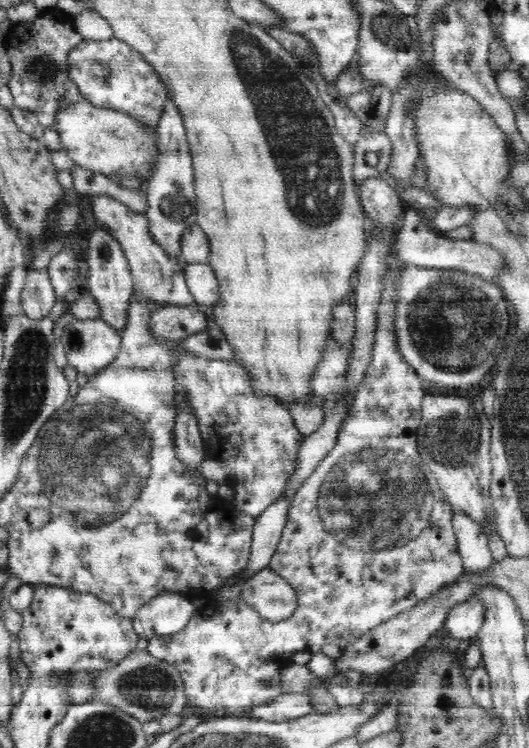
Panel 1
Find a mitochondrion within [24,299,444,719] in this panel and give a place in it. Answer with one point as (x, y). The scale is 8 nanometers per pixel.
(94, 464)

